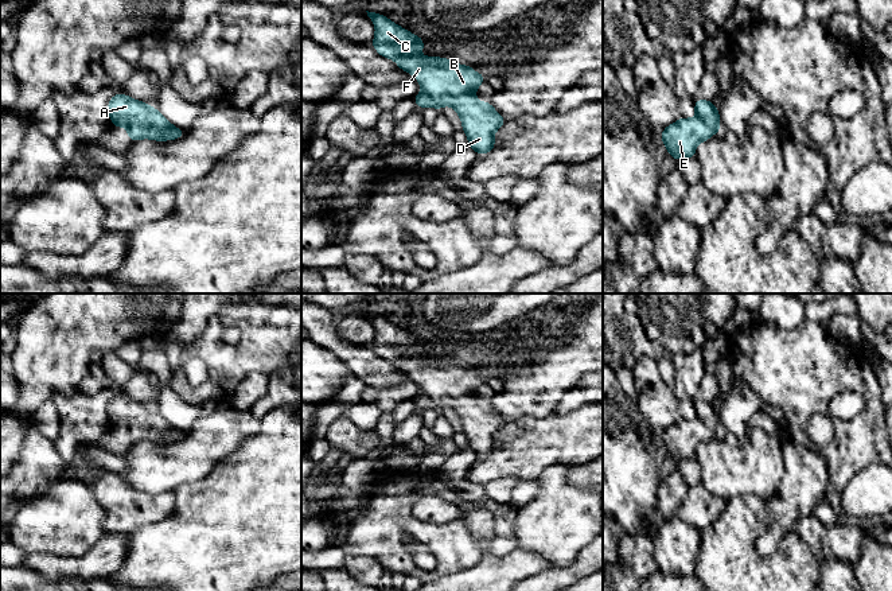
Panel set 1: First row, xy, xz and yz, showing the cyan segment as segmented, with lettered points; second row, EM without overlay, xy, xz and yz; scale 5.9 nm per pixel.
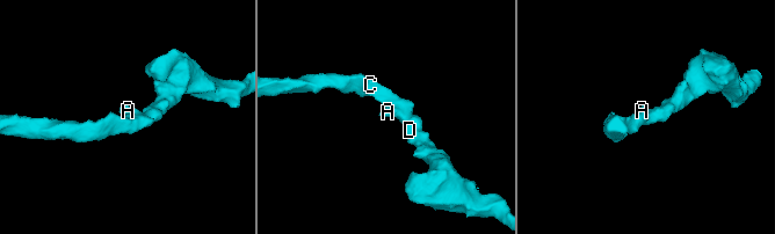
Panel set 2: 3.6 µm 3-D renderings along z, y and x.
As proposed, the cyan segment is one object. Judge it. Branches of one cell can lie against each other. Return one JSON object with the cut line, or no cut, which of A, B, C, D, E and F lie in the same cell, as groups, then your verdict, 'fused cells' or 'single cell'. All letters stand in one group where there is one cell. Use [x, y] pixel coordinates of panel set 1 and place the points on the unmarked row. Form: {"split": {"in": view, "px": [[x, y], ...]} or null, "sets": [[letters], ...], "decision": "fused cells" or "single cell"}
{"split": null, "sets": [["A", "B", "C", "D", "E", "F"]], "decision": "single cell"}

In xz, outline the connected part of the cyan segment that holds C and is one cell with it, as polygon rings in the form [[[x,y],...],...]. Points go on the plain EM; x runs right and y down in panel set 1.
[[[366,314],[375,327],[371,346],[377,354],[396,362],[401,372],[418,381],[422,394],[413,398],[416,407],[439,412],[449,407],[461,421],[468,448],[478,456],[488,455],[495,448],[494,435],[506,421],[490,404],[482,404],[474,397],[487,380],[472,369],[447,359],[421,358],[422,339],[383,316]]]

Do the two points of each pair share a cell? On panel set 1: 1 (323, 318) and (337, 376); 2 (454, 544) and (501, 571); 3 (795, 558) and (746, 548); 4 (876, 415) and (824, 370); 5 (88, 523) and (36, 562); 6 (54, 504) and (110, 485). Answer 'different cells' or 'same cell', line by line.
1: different cells
2: different cells
3: same cell
4: same cell
5: different cells
6: different cells

